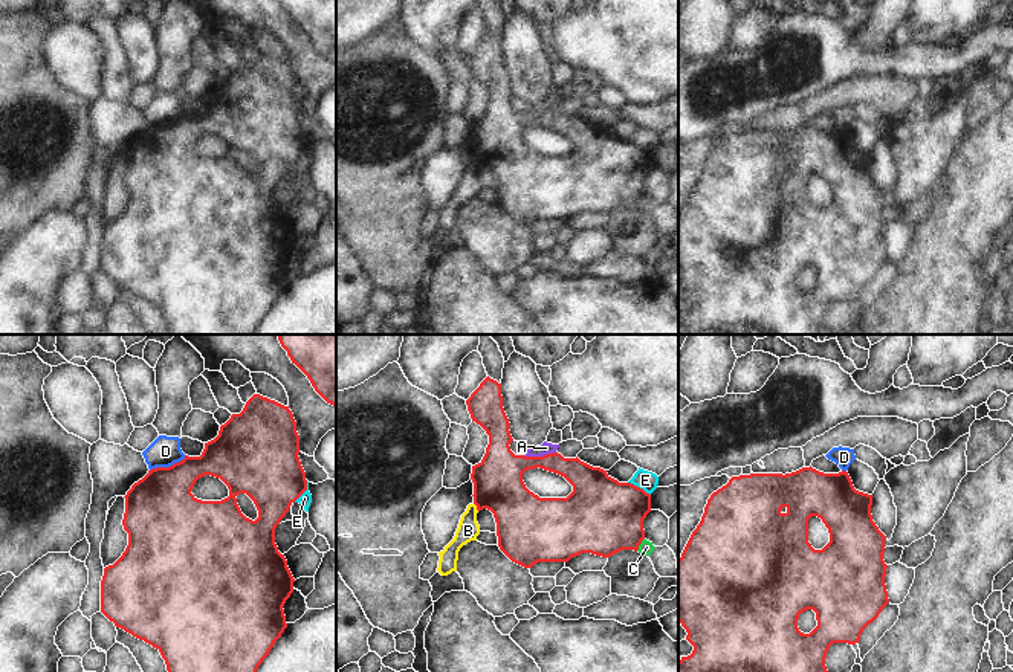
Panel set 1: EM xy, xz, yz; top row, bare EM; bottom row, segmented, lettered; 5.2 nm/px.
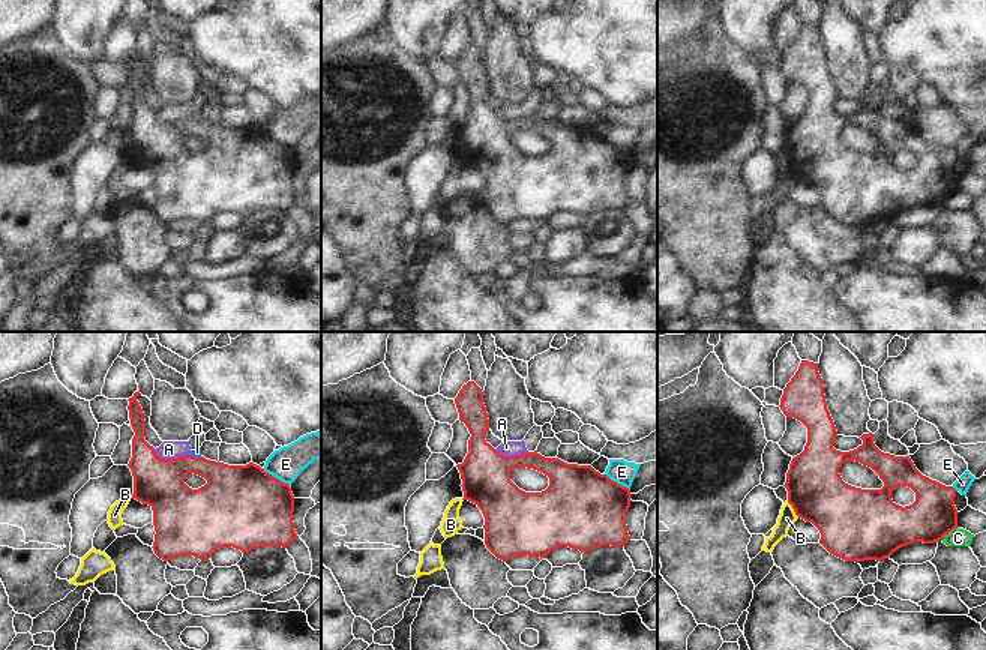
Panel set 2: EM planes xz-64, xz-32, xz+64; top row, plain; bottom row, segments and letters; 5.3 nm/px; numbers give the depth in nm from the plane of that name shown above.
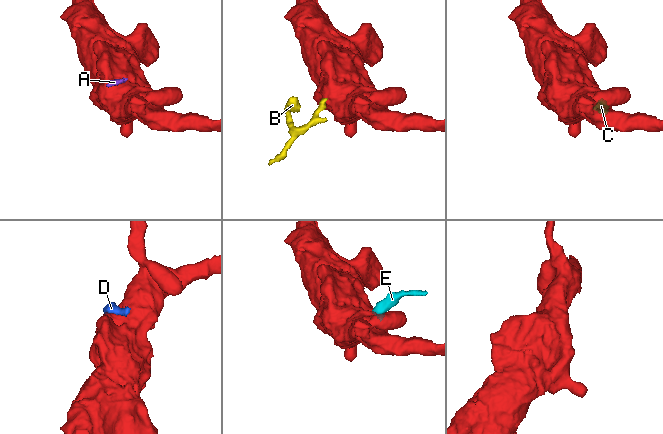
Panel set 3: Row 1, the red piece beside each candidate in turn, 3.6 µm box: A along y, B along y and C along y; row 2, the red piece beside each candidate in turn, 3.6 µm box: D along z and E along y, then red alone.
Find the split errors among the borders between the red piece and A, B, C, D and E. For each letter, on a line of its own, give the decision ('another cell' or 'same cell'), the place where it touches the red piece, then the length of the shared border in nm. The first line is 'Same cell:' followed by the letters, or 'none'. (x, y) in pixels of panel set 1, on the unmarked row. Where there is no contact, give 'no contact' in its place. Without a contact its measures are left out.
Same cell: none
A: another cell; meets red in xz at (540, 115); contact 170 nm long
B: another cell; meets red in xz at (477, 165); contact 50 nm long
C: another cell; meets red in xz at (640, 200); contact 80 nm long
D: another cell; meets red in xy at (167, 126); contact 200 nm long
E: another cell; meets red in xz at (639, 145); contact 140 nm long

